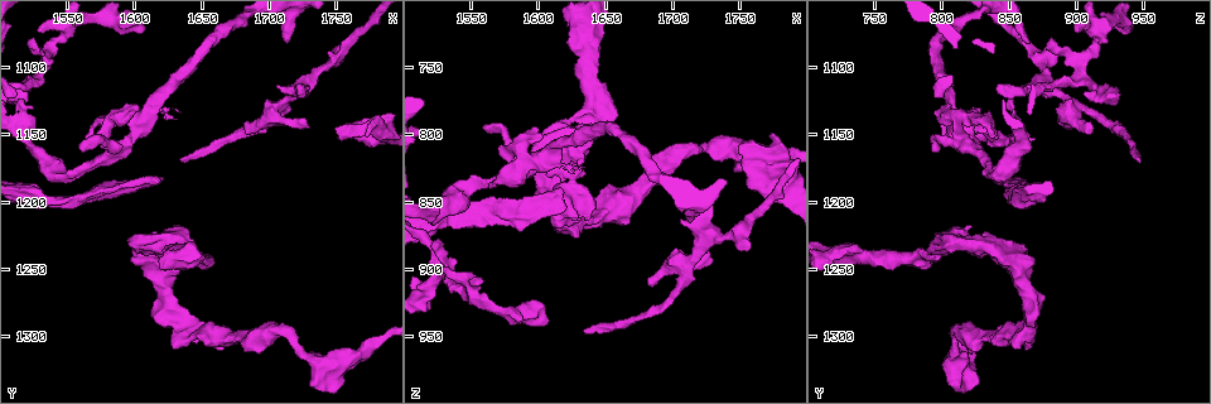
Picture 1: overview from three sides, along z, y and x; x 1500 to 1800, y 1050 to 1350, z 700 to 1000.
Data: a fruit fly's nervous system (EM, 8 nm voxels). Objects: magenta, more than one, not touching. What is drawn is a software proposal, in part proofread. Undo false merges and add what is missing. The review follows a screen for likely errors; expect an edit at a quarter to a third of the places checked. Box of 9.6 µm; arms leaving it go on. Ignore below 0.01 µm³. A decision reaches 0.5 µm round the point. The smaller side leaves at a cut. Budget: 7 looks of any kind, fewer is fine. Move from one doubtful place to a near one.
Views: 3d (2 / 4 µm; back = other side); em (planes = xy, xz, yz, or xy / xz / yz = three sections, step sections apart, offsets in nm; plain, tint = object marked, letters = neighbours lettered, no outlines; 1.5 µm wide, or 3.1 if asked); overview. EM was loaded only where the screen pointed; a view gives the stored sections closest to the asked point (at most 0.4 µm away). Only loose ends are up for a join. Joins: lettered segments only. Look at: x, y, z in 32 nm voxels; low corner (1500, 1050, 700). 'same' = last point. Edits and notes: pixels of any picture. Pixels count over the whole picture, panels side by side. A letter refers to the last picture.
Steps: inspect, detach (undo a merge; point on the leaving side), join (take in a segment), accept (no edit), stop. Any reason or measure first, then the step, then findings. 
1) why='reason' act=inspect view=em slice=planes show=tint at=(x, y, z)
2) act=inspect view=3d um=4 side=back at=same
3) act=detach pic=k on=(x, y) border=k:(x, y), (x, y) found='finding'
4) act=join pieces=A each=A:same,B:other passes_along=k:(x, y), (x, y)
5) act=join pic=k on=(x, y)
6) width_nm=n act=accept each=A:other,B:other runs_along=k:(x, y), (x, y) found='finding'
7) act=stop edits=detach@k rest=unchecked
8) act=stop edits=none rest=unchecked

why='free end' act=inspect view=em slice=planes show=letters at=(1772, 1150, 798)

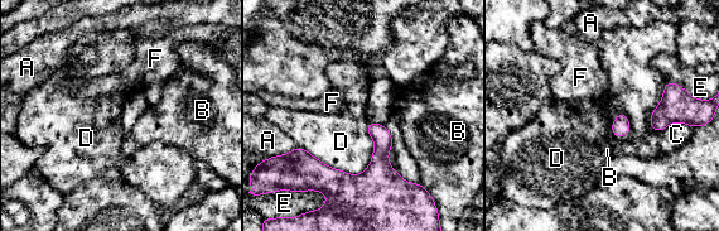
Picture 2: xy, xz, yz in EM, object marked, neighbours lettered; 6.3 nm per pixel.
act=accept each=A:other,B:other,C:other,D:other,E:other,F:other found='none of them fits'

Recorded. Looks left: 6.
why='end of a long branch' act=inspect view=3d um=2 at=(1634, 1170, 946)

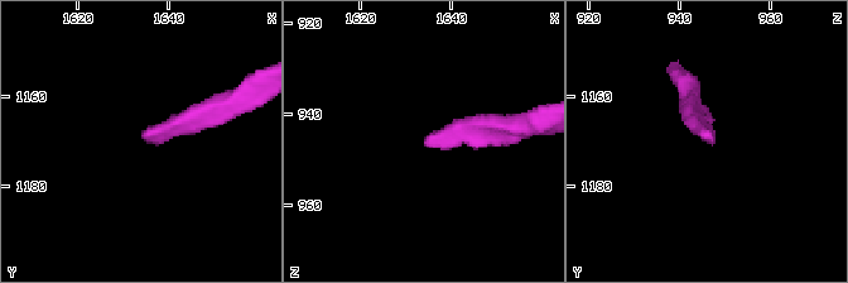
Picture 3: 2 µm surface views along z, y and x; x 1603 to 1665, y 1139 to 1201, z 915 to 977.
act=inspect view=em slice=xz step=8 show=letters at=(1634, 1169, 947)

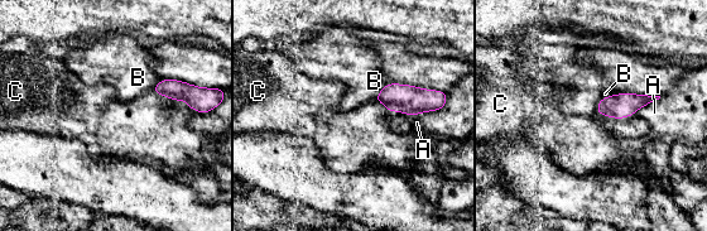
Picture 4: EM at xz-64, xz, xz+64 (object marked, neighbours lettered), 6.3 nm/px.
width_nm=150 act=accept each=A:other,B:other,C:other found='none of them fits'

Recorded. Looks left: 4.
why='branch point' act=inspect view=em slice=planes show=plain at=(1560, 1200, 860)

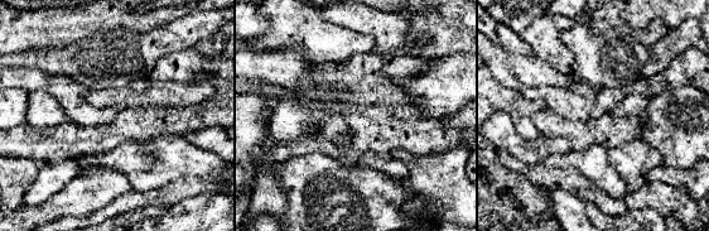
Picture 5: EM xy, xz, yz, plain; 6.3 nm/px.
why='what lies round it' act=inspect view=em slice=planes show=letters at=same

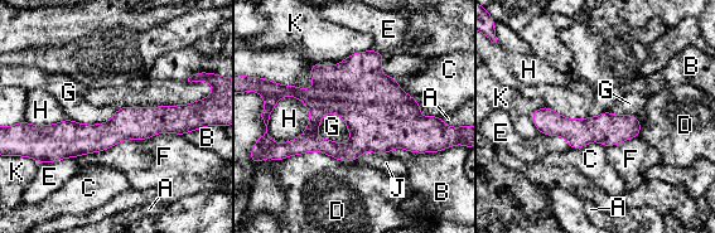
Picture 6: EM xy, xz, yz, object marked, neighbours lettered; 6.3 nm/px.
width_nm=190 act=accept each=A:other,B:other,C:other,D:other,E:other,F:other,G:other,H:other,J:other,K:other runs_along=6:(186, 127), (127, 122), (39, 150) found='all the same neuron'

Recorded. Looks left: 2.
act=stop edits=none rest=unchecked

